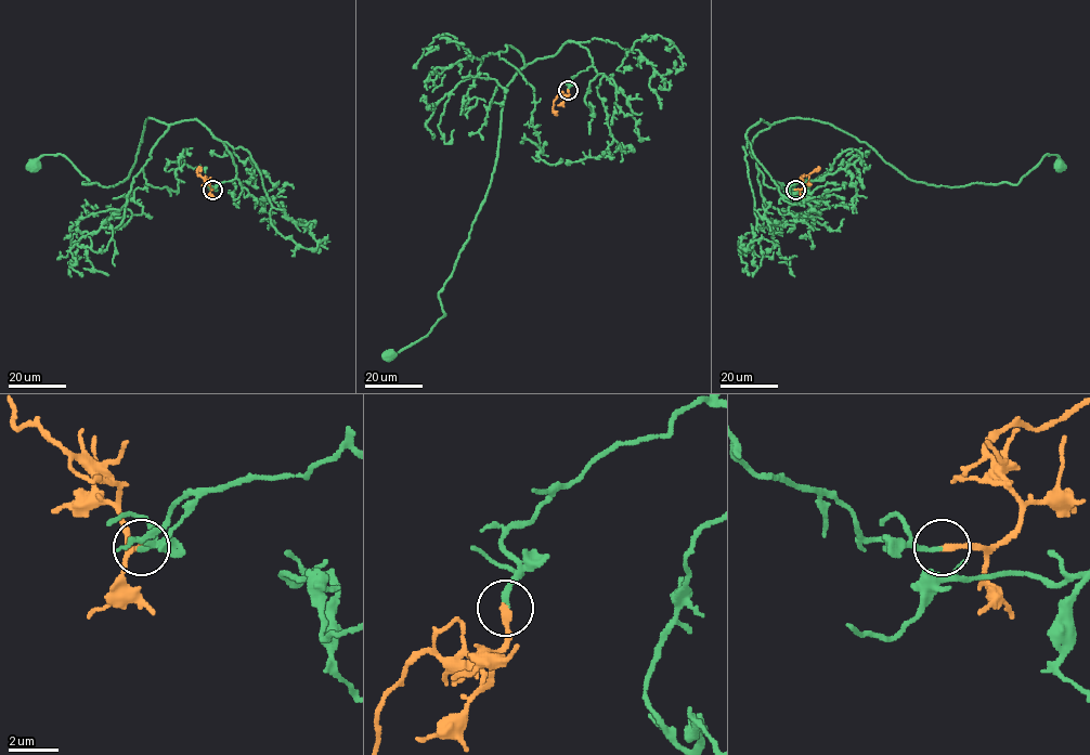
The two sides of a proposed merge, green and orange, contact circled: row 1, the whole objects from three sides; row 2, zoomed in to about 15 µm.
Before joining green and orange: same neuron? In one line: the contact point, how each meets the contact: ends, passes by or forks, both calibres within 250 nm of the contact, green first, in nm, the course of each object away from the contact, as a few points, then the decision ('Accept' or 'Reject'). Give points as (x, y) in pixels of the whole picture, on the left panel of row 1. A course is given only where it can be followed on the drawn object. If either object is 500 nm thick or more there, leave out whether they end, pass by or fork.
Place: (212, 190). At the ring green ends. At the ring orange ends. Thickness 190 nm (green) against 280 nm. Course of green: (212, 190), (236, 167), (195, 119), (146, 119), (135, 161), (115, 185), (82, 183), (61, 154), (34, 166). Course of orange: (212, 190), (197, 174), (202, 167). Accept

